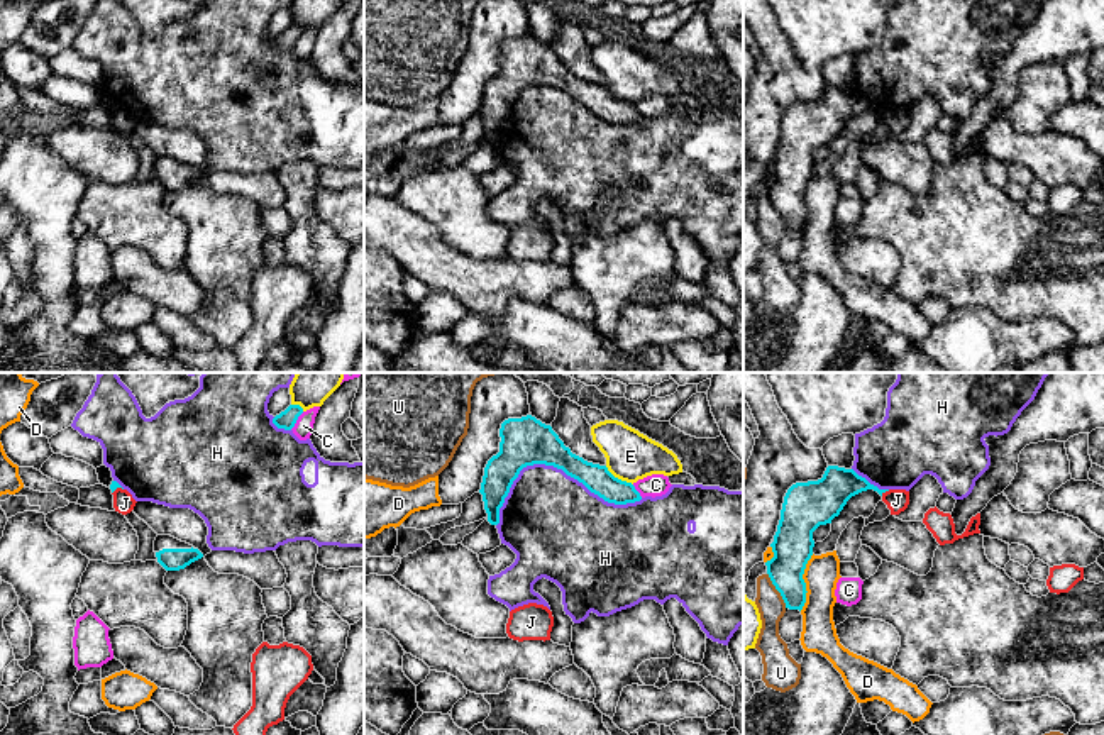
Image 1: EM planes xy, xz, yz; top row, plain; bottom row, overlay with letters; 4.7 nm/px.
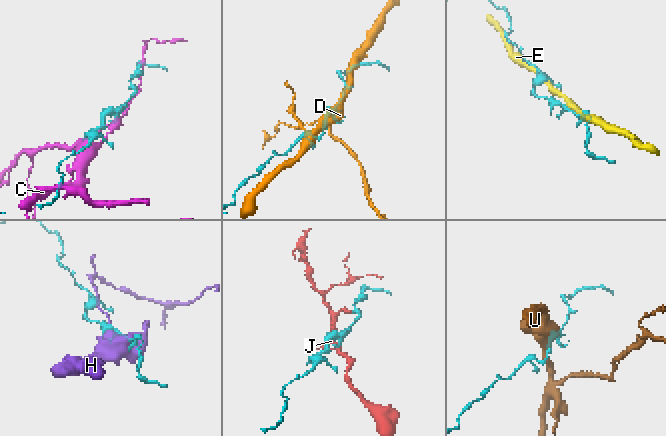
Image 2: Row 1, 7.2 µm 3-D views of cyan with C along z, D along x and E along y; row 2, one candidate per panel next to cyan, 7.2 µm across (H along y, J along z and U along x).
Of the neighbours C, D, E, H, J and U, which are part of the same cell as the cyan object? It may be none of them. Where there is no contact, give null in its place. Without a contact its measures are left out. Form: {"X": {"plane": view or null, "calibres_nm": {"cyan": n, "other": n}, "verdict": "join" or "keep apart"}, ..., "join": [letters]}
{"C": {"plane": "xy", "calibres_nm": {"cyan": 90, "other": 90}, "verdict": "keep apart"}, "D": {"plane": "yz", "calibres_nm": {"cyan": 190, "other": 170}, "verdict": "keep apart"}, "E": {"plane": "xz", "calibres_nm": {"cyan": 140, "other": 240}, "verdict": "keep apart"}, "H": {"plane": "xz", "calibres_nm": {"cyan": 220, "other": 460}, "verdict": "keep apart"}, "J": {"plane": "yz", "calibres_nm": {"cyan": 170, "other": 110}, "verdict": "keep apart"}, "U": {"plane": "yz", "calibres_nm": {"cyan": 190, "other": 130}, "verdict": "keep apart"}, "join": []}

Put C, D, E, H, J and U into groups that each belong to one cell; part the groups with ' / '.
C / D / E / H / J / U

